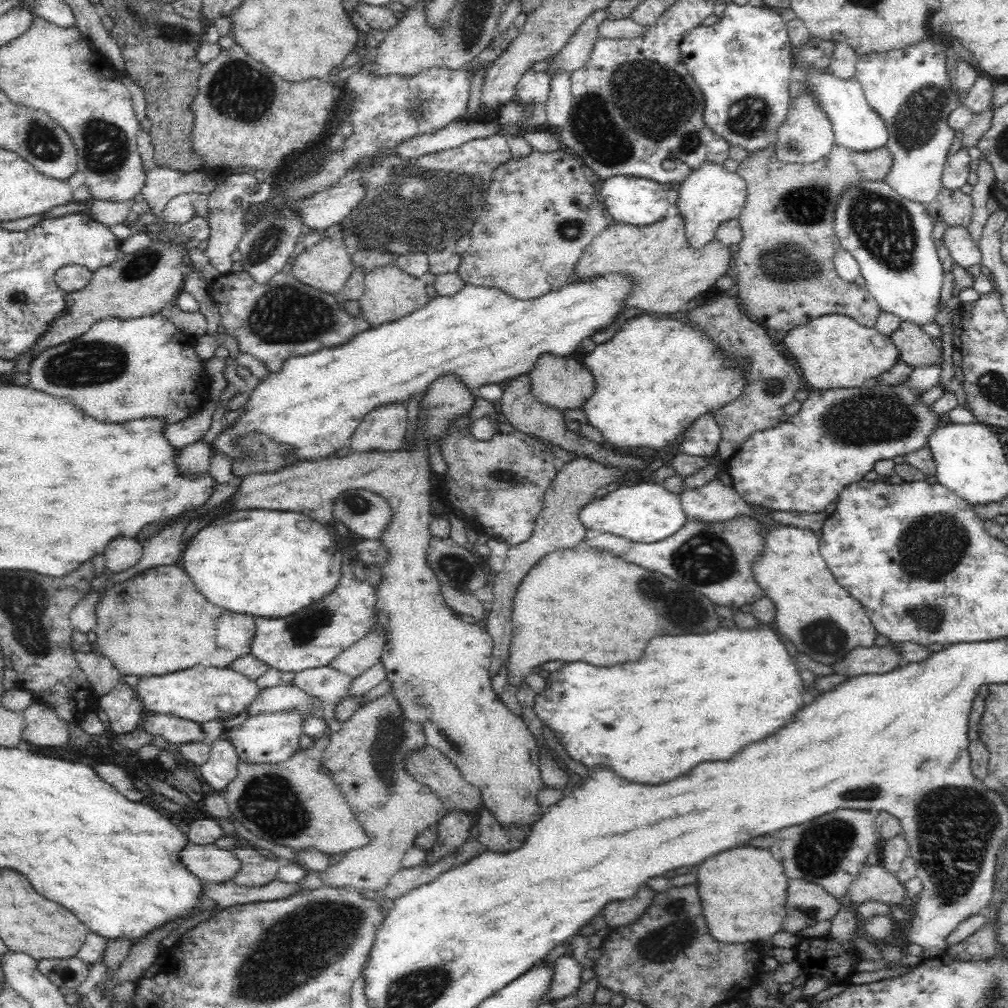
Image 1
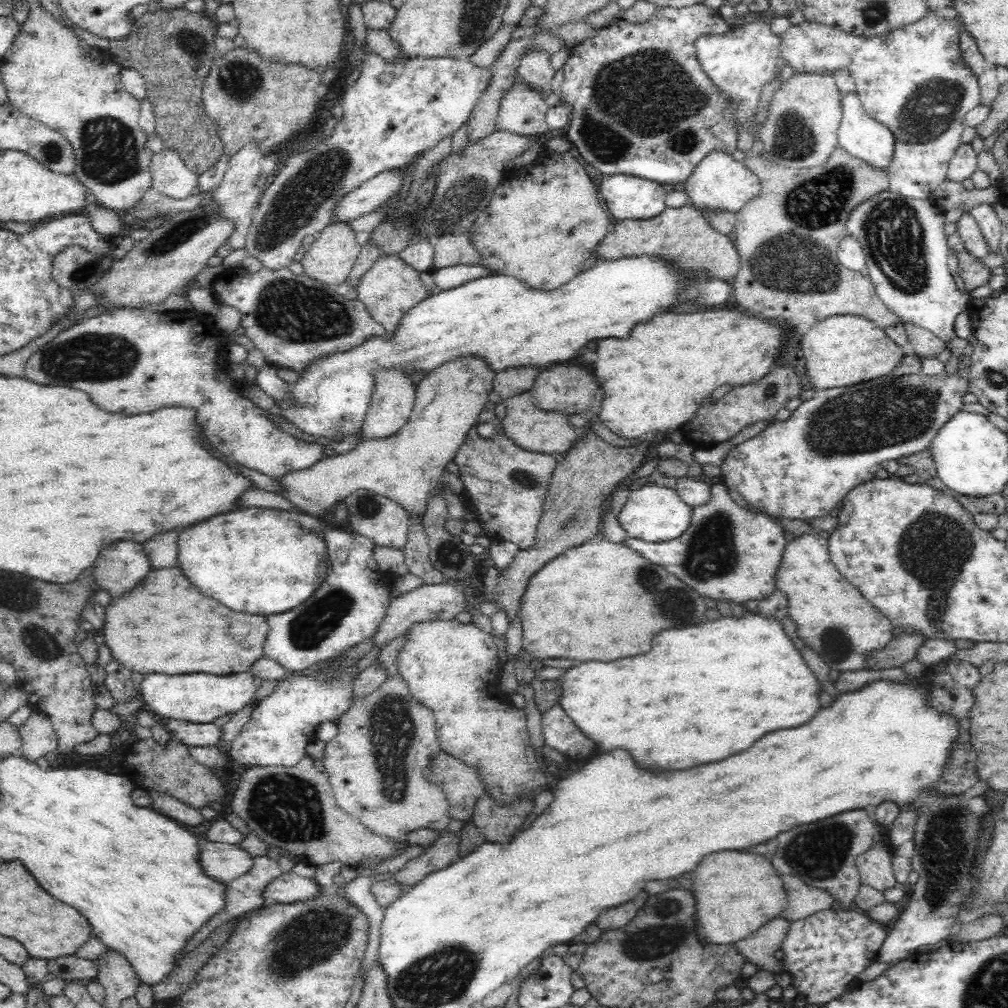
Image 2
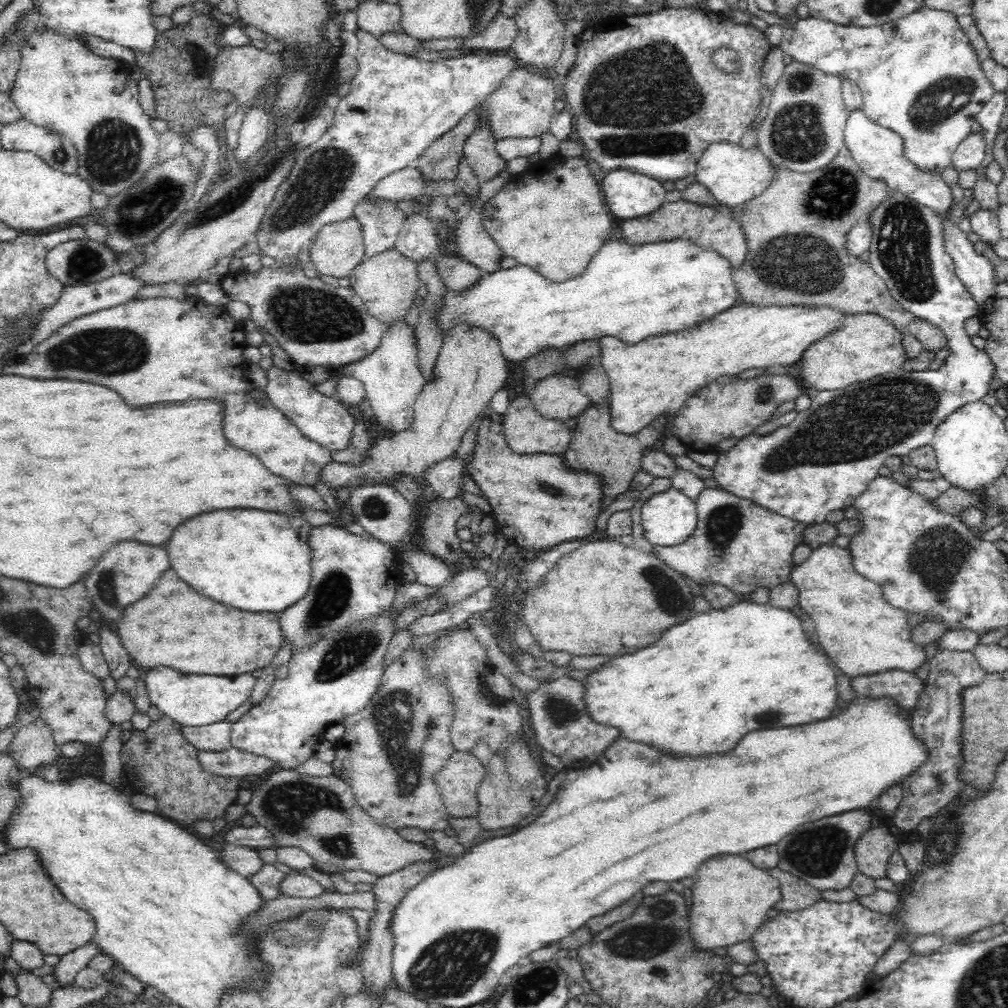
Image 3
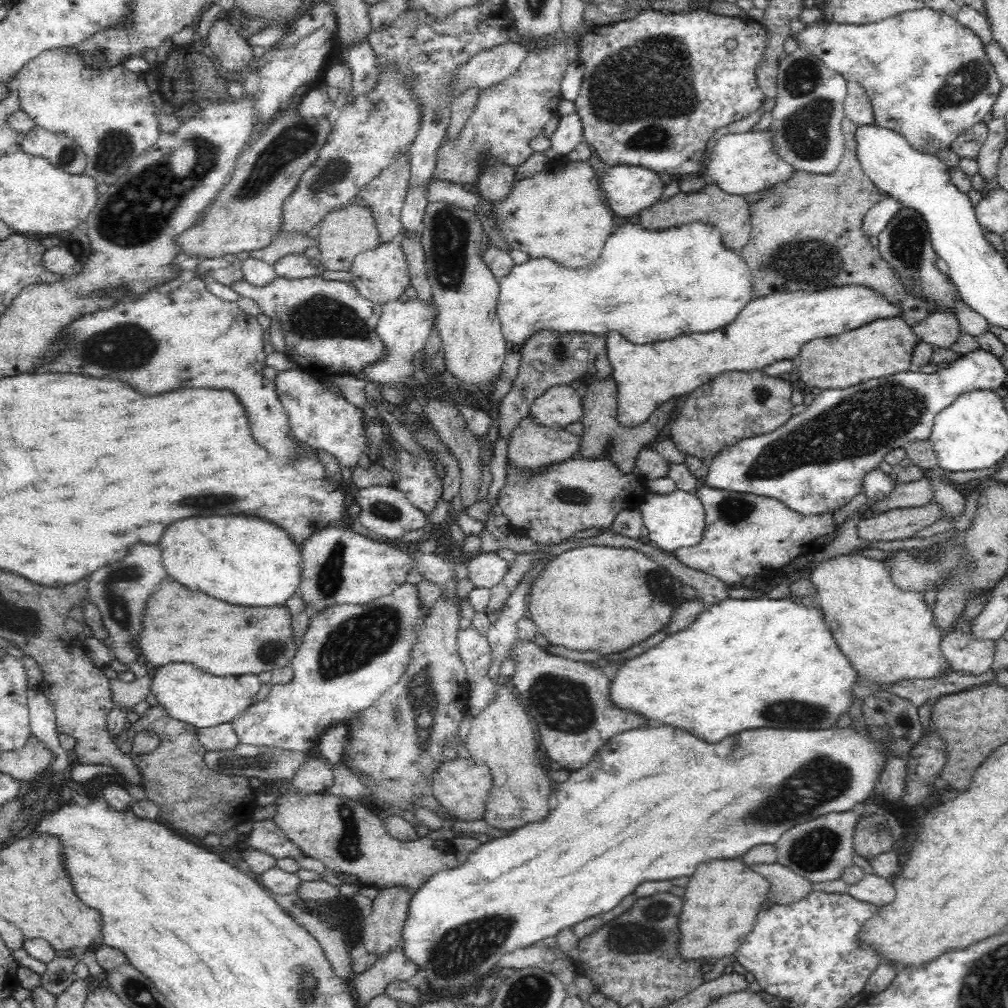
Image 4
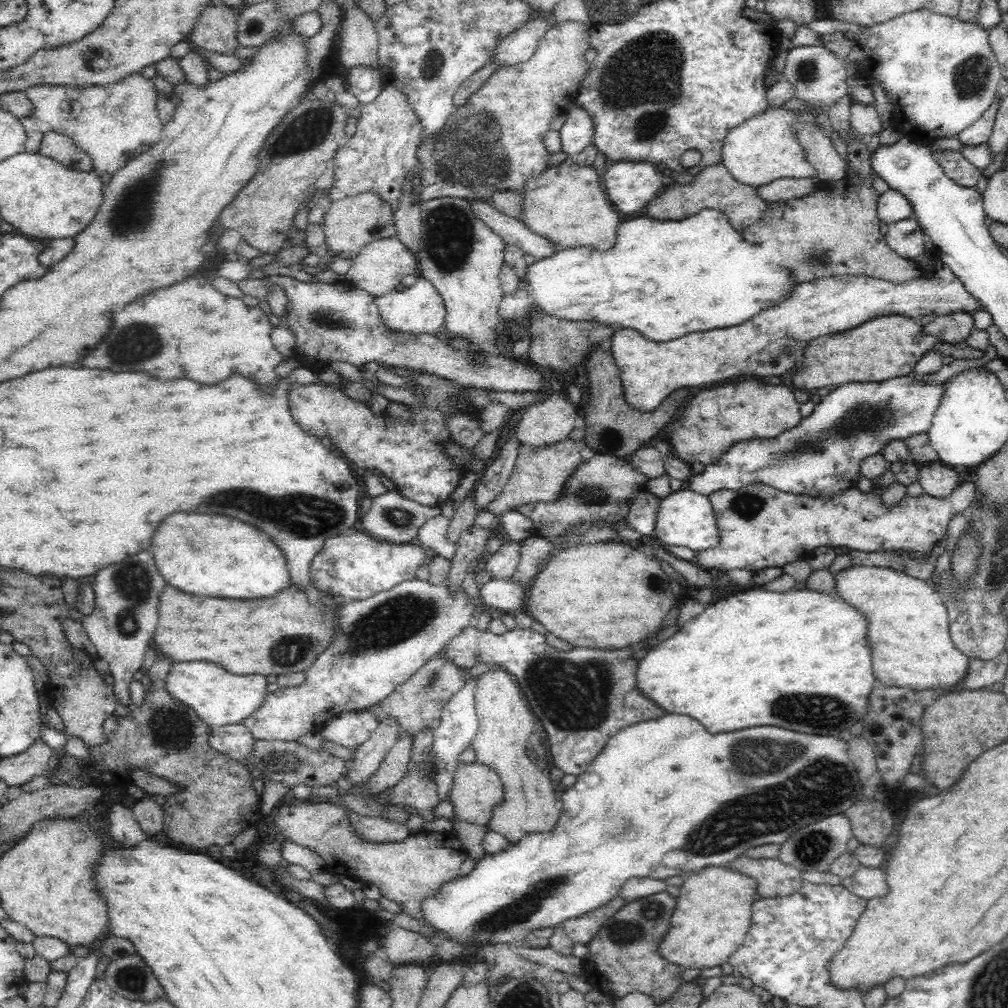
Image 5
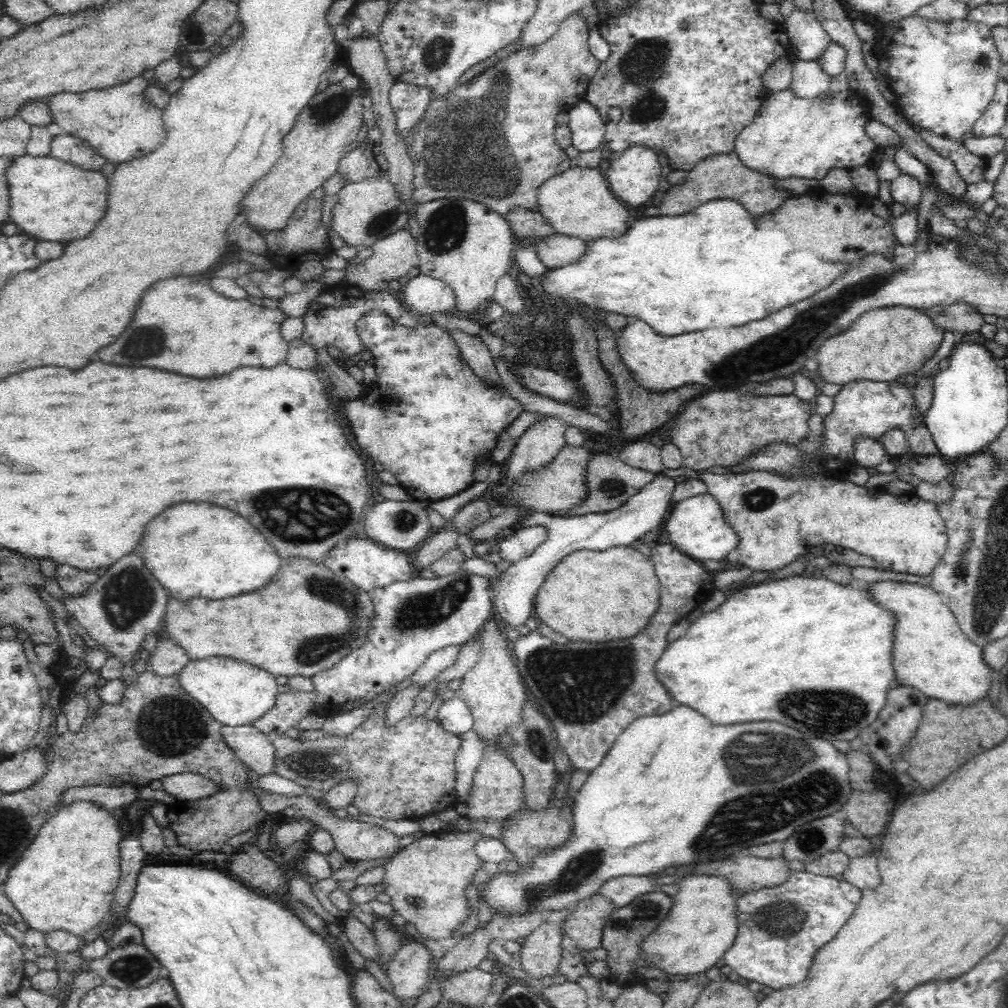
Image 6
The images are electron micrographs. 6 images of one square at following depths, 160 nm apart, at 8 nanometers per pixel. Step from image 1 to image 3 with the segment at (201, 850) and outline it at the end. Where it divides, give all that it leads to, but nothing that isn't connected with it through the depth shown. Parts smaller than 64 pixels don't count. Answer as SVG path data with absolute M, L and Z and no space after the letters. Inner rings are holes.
M224 843L216 856L222 863L226 864L228 869L245 877L256 874L264 863L254 849L230 843Z

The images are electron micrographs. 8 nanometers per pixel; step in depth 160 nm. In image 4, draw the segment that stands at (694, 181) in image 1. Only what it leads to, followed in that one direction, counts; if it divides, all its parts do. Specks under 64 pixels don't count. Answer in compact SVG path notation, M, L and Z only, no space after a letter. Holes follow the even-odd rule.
M768 129L758 133L747 131L722 136L716 142L702 175L706 181L716 183L722 191L743 197L788 180L794 174L794 167L777 156L772 138L773 134Z

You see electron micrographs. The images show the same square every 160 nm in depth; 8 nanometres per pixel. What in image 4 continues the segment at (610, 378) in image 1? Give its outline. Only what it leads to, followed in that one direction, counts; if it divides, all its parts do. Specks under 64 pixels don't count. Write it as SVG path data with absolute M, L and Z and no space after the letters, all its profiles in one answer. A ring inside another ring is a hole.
M842 285L804 294L800 290L772 294L752 300L736 320L720 330L684 334L650 344L632 344L616 331L604 335L610 376L616 381L616 419L624 427L636 427L648 420L664 402L686 396L698 386L732 370L761 370L778 360L792 360L803 344L814 339L838 336L873 320L900 316L900 309L876 291L862 285Z

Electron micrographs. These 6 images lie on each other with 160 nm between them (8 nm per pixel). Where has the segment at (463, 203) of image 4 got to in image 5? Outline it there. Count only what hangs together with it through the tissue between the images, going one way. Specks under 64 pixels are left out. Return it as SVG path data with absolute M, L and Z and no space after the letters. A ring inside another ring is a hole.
M468 199L468 204L472 206L476 216L488 224L496 235L500 235L504 242L518 246L525 254L531 254L536 260L548 258L557 251L556 245L546 237L532 233L524 223L502 214L489 201Z

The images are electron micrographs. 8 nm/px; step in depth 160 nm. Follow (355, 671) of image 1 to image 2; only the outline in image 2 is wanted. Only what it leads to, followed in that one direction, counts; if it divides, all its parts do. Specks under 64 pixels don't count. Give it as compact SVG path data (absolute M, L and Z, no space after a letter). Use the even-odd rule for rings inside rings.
M445 582L444 584L424 584L421 588L413 592L404 594L391 600L387 607L387 616L370 638L372 641L371 649L380 650L394 639L406 634L412 624L425 621L451 621L456 620L456 615L464 612L466 601L465 587L468 583Z

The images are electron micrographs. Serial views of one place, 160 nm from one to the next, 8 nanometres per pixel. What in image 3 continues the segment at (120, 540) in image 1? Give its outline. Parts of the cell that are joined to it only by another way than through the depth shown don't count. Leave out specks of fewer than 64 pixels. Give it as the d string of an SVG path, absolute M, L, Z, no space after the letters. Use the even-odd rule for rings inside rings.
M118 542L114 548L108 550L108 556L96 564L84 576L84 582L93 600L94 607L106 619L112 619L116 624L124 608L136 600L140 600L146 590L150 590L158 580L158 574L171 568L165 546L152 546L140 542Z

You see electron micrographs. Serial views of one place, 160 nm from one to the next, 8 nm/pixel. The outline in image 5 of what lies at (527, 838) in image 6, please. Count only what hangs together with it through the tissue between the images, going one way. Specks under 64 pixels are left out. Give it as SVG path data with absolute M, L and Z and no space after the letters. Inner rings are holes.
M490 670L482 674L482 678L476 684L475 706L476 717L478 717L478 730L471 747L476 753L476 763L482 763L489 766L497 772L502 780L504 799L500 804L492 808L492 818L488 822L490 831L498 832L509 844L518 843L528 833L550 833L561 812L556 808L556 798L554 797L554 781L540 766L536 765L531 757L531 753L526 753L526 746L535 730L534 713L529 706L526 706L526 700L516 684L512 684L510 673L504 670Z

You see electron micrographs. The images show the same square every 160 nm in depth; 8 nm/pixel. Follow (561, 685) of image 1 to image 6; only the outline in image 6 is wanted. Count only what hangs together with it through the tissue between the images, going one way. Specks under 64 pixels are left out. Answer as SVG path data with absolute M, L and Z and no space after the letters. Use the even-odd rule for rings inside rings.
M788 578L784 580L770 579L763 583L744 585L727 594L725 602L715 610L704 613L693 624L686 634L667 644L655 665L656 679L665 686L665 690L674 701L675 706L688 706L700 711L706 719L717 725L740 724L748 721L776 720L780 724L788 724L806 735L832 742L832 740L851 740L856 738L864 728L875 722L880 710L886 702L887 691L894 685L892 670L892 640L894 640L895 618L893 614L872 601L871 594L860 588L839 586L826 578Z

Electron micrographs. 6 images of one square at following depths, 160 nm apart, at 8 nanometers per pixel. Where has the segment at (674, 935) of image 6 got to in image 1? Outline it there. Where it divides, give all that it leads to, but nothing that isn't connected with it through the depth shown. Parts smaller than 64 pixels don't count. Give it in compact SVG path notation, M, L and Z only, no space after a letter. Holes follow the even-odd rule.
M752 846L732 848L702 862L698 872L698 890L704 916L714 940L728 945L758 941L770 942L781 930L786 916L789 878L768 850Z

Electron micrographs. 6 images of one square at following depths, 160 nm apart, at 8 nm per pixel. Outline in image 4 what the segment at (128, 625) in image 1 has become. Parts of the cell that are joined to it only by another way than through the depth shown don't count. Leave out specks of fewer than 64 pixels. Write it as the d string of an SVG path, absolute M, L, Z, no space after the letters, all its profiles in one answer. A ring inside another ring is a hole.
M166 576L158 590L146 600L142 616L142 634L136 634L139 659L150 669L170 662L200 664L214 676L258 675L290 665L298 646L292 639L291 614L286 605L270 608L230 606L206 594L192 592ZM176 612L178 618L176 618ZM178 626L178 632L176 632Z

